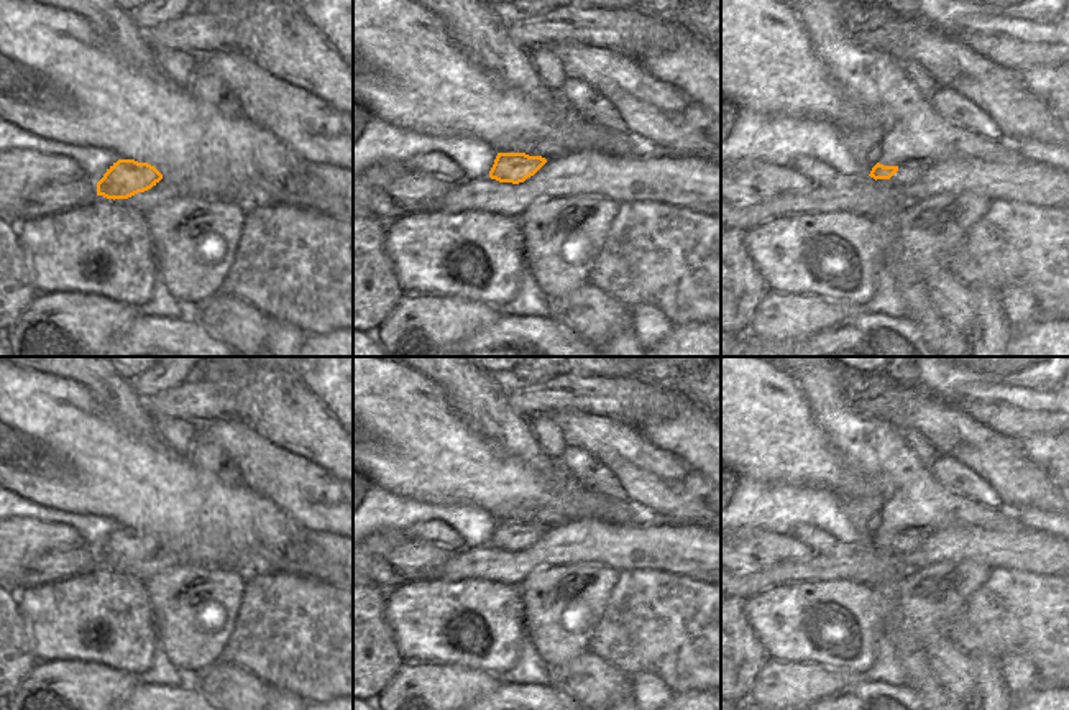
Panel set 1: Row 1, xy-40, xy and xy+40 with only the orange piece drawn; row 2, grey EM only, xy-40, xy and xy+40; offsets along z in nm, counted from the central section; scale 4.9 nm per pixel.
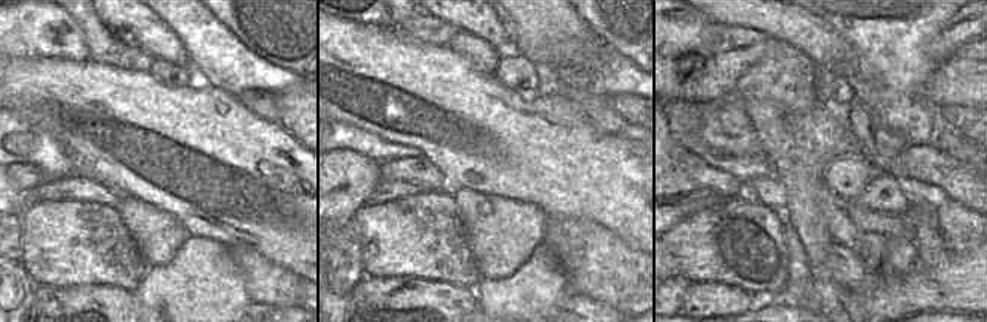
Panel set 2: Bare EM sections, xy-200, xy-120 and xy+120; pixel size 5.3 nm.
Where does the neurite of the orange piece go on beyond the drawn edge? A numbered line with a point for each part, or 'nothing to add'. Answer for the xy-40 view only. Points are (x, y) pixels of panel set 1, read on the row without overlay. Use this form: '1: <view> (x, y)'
nothing to add

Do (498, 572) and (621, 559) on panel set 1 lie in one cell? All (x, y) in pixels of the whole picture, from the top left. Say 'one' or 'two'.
one

